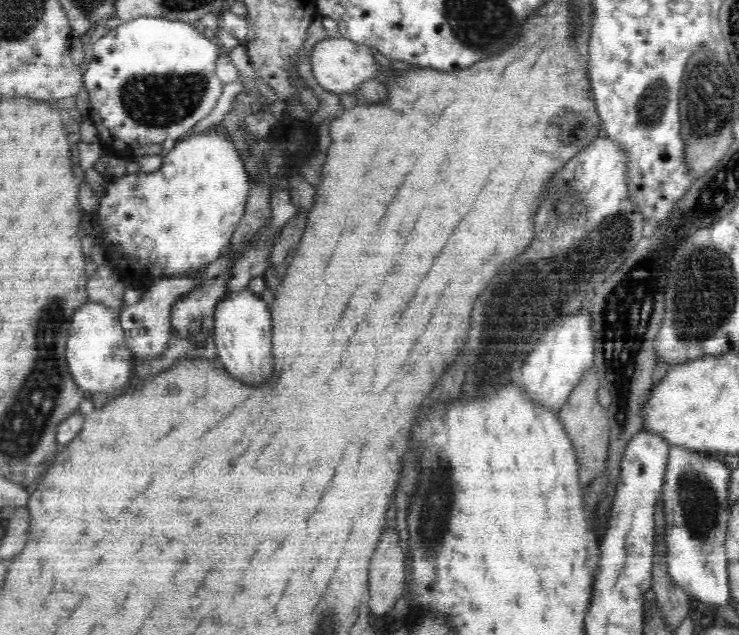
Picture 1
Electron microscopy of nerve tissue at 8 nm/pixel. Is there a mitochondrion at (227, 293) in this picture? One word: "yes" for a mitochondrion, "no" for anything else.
no

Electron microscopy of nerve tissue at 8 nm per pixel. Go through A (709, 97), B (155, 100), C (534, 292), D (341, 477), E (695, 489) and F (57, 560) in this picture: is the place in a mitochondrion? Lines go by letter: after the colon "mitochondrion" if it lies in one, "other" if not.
A: mitochondrion
B: mitochondrion
C: mitochondrion
D: other
E: mitochondrion
F: other

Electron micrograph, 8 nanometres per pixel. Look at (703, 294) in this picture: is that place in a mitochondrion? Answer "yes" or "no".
yes

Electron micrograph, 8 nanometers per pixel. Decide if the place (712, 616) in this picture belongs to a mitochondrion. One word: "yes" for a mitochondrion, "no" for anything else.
no

